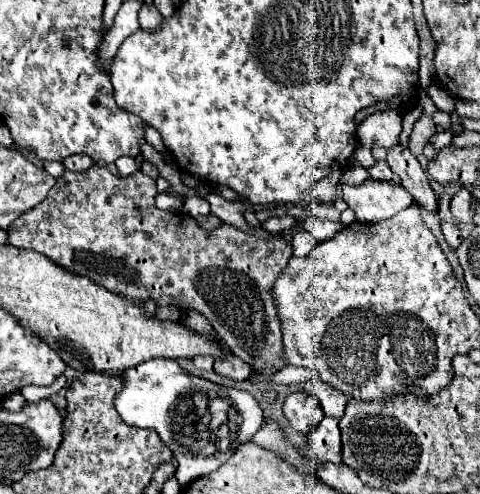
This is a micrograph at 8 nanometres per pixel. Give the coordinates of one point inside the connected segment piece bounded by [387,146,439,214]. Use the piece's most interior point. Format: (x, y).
(407, 170)

